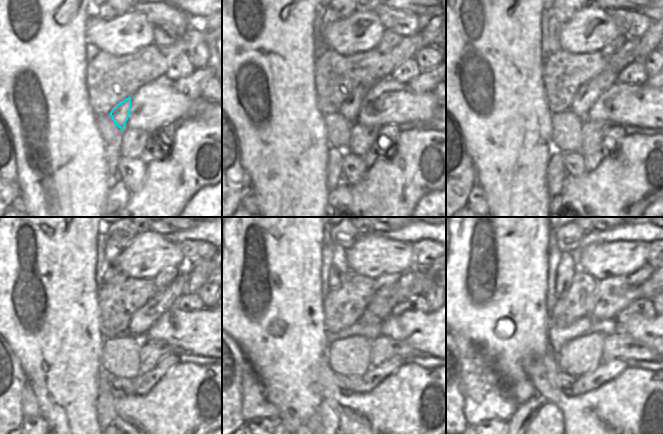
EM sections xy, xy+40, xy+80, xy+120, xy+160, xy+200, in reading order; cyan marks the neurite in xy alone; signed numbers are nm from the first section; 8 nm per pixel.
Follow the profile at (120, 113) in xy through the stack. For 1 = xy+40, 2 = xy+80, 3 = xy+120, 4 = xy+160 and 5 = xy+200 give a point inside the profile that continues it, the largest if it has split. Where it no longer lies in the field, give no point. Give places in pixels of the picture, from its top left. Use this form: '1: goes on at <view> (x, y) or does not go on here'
1: goes on at xy+40 (350, 109)
2: goes on at xy+80 (586, 96)
3: goes on at xy+120 (143, 318)
4: goes on at xy+160 (401, 290)
5: goes on at xy+200 (634, 280)

